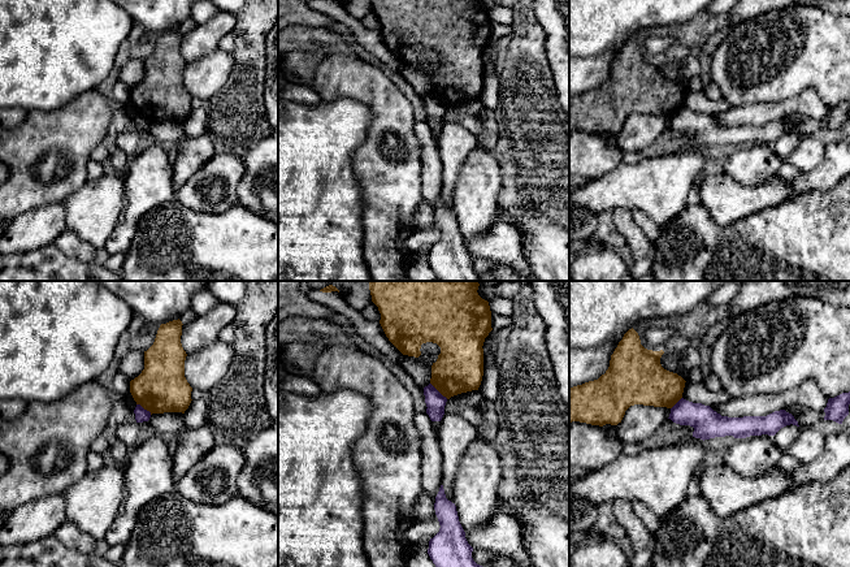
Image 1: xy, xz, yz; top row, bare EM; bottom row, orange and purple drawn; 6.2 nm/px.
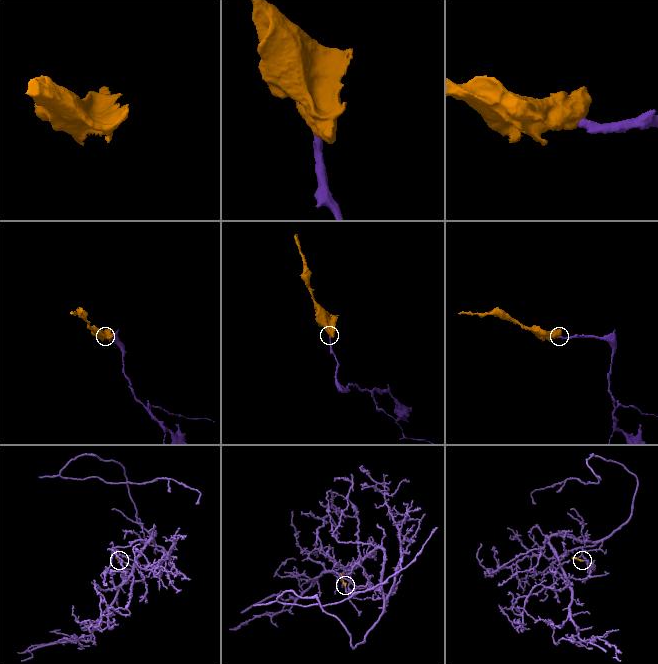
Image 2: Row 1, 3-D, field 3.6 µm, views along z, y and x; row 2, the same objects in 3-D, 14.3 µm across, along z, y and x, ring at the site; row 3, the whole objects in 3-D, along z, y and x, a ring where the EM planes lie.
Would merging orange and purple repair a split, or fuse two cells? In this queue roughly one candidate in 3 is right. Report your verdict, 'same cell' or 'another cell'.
another cell

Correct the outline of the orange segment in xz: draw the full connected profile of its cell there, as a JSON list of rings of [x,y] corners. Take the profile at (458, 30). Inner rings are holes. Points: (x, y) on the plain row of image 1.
[[[370,0],[372,10],[381,22],[380,33],[389,49],[403,62],[419,66],[421,53],[437,52],[441,56],[438,68],[431,74],[430,92],[447,108],[454,104],[478,99],[483,85],[483,51],[491,36],[489,10],[477,0]]]

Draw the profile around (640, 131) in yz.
[[[634,113],[630,114],[617,134],[602,137],[613,139],[620,152],[646,152],[649,147],[668,129],[671,117]]]

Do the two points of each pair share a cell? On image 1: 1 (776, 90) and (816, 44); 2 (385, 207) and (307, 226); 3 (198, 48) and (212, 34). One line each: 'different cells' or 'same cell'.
1: same cell
2: different cells
3: same cell

